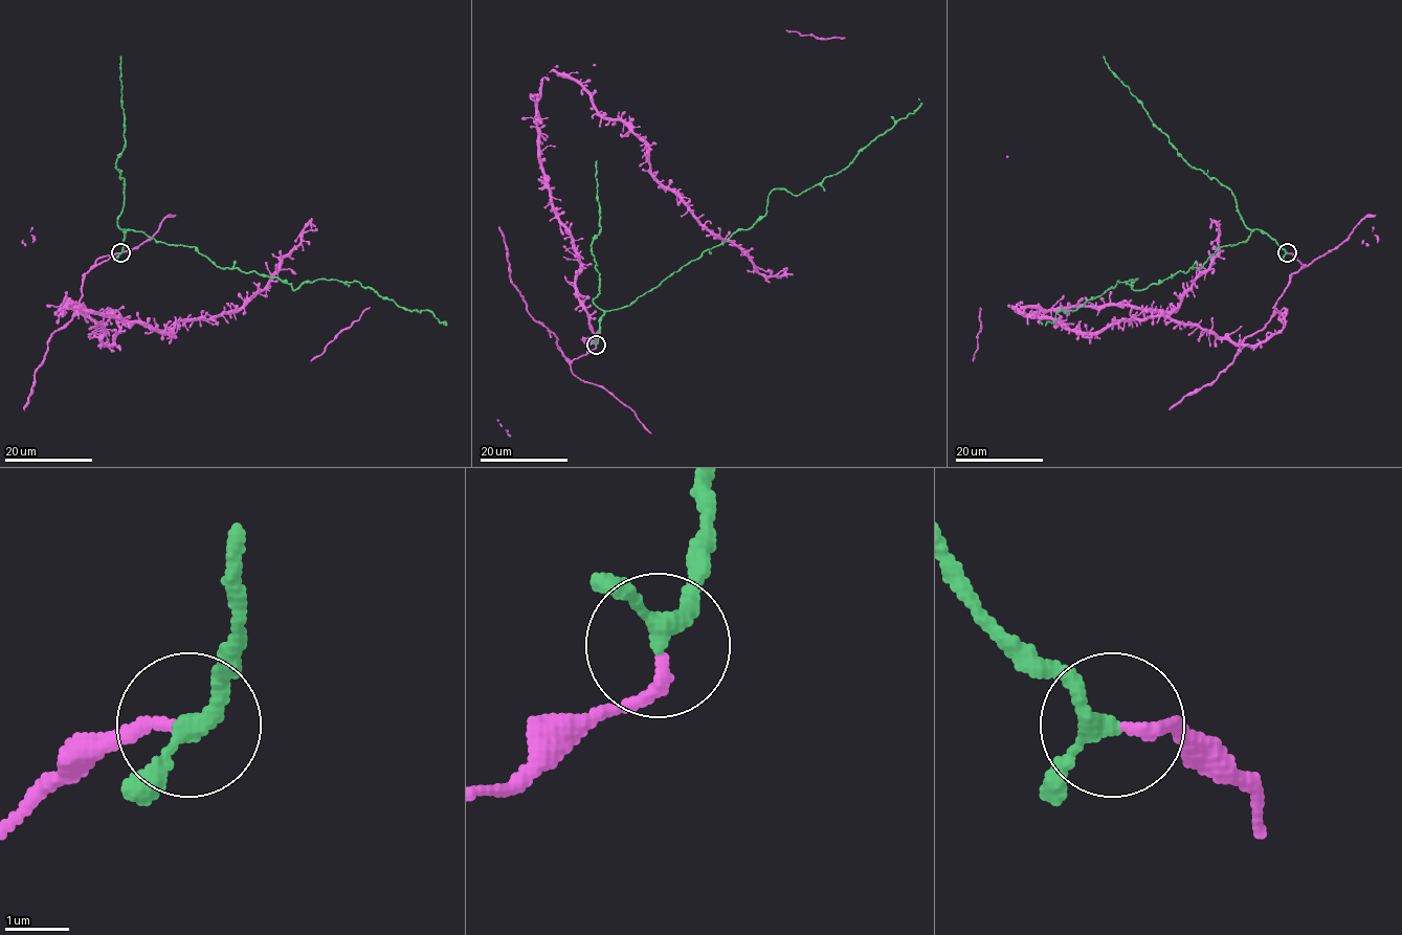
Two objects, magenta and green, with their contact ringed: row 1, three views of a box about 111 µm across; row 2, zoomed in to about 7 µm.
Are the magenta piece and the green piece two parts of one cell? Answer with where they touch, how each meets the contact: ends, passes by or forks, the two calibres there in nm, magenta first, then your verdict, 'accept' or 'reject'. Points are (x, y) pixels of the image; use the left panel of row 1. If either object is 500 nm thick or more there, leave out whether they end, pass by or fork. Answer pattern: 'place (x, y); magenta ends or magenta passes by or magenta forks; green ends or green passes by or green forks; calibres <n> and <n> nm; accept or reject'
place (120, 252); magenta ends; green passes by; calibres 190 and 240 nm; accept

